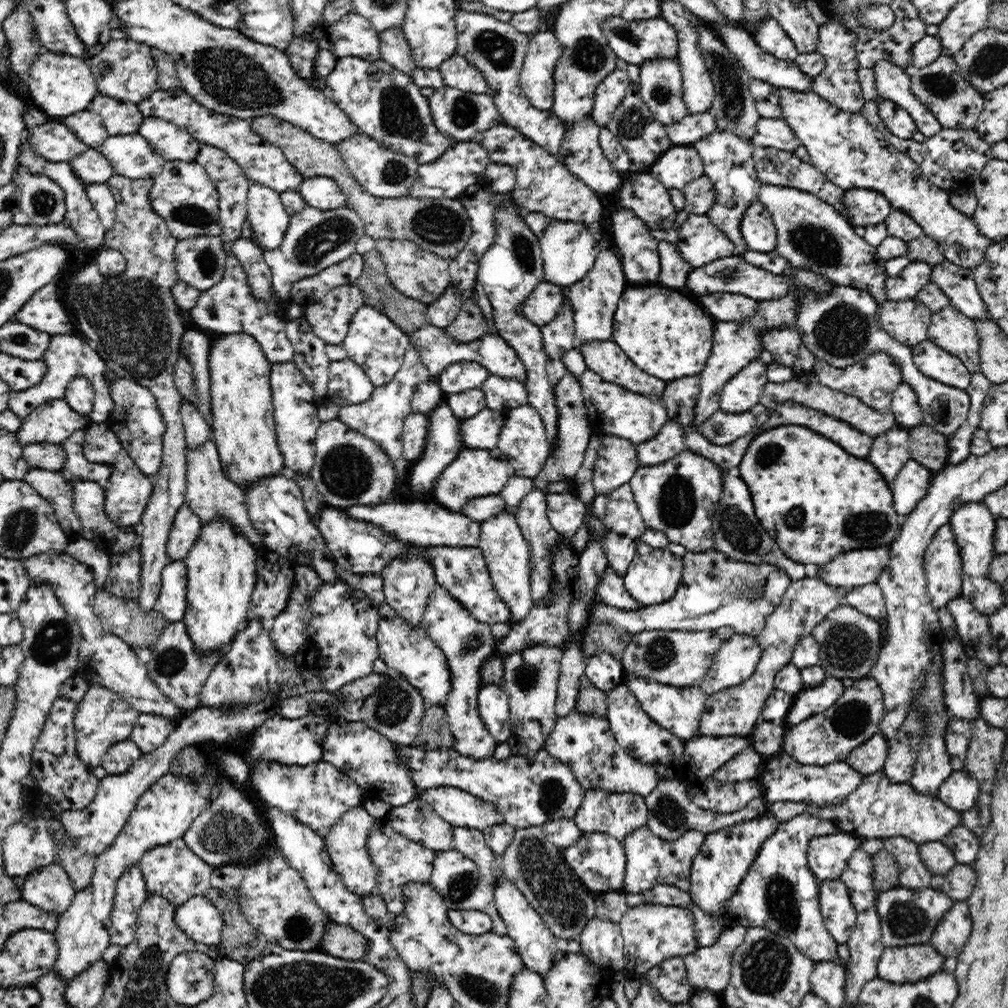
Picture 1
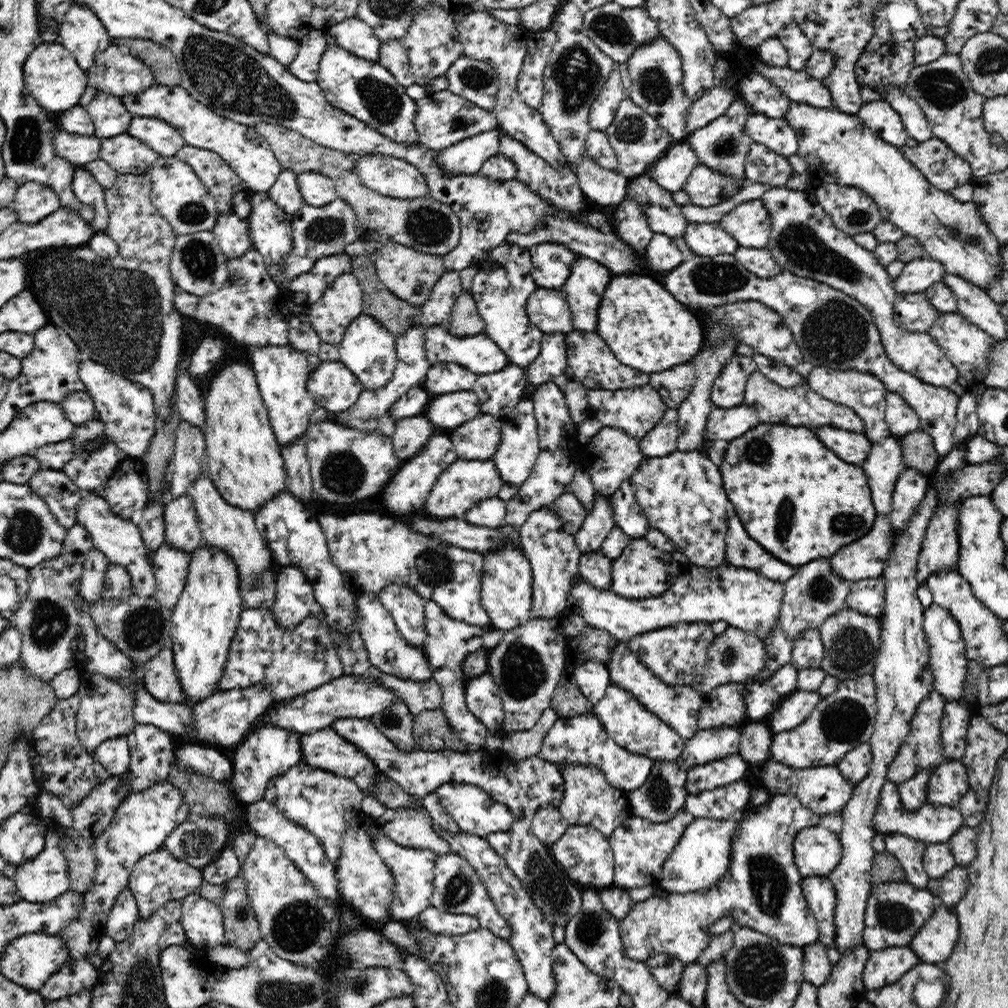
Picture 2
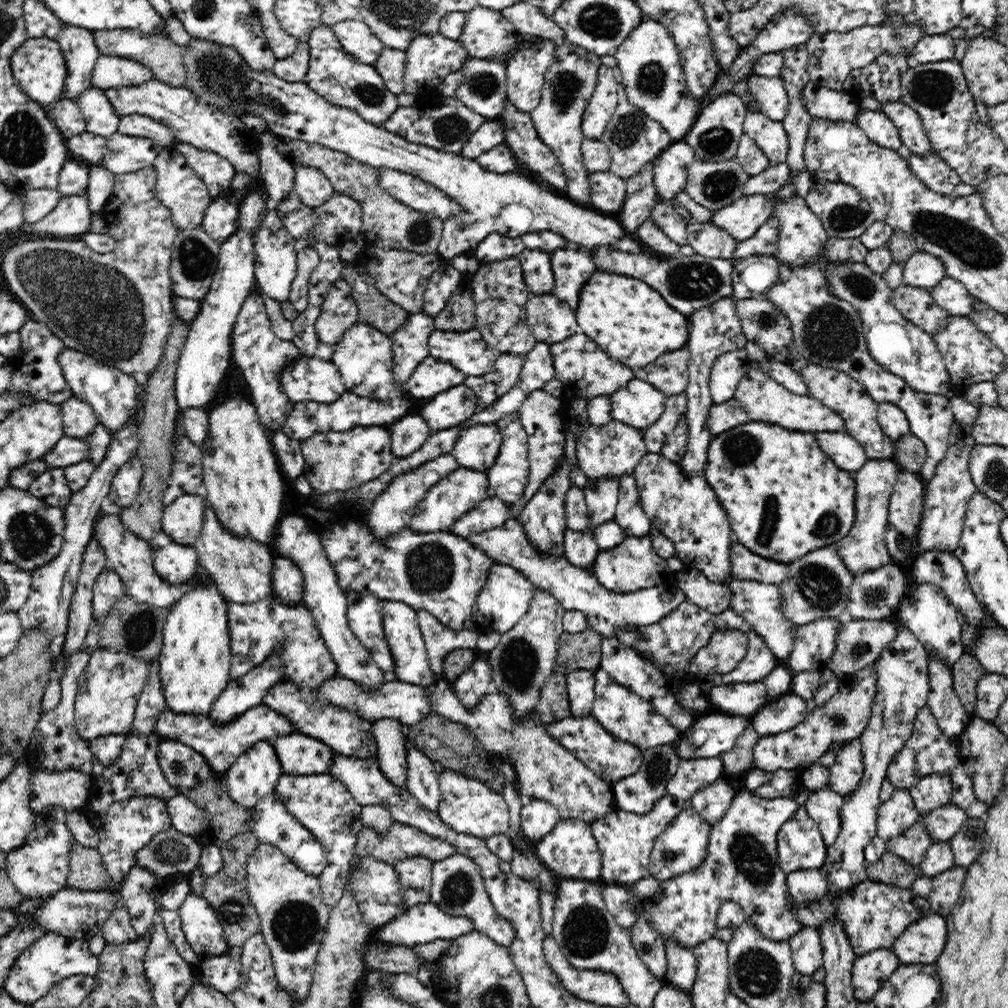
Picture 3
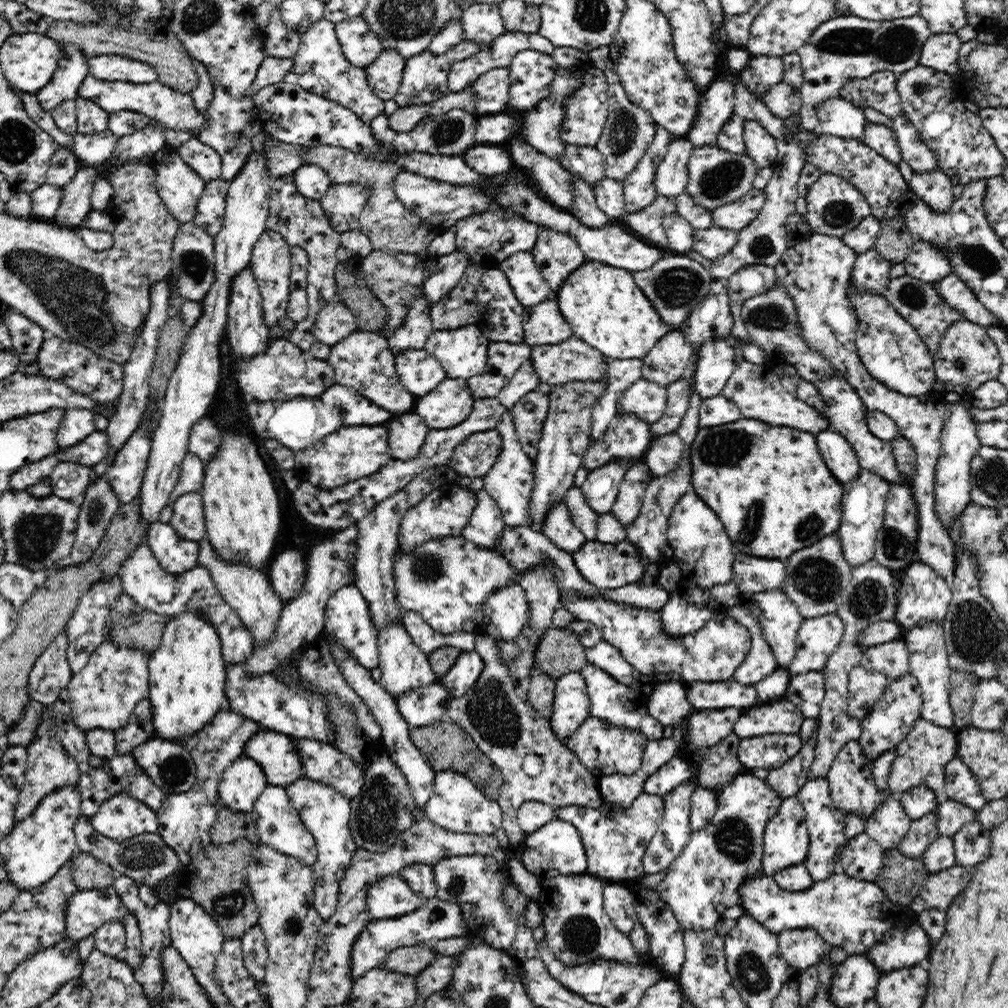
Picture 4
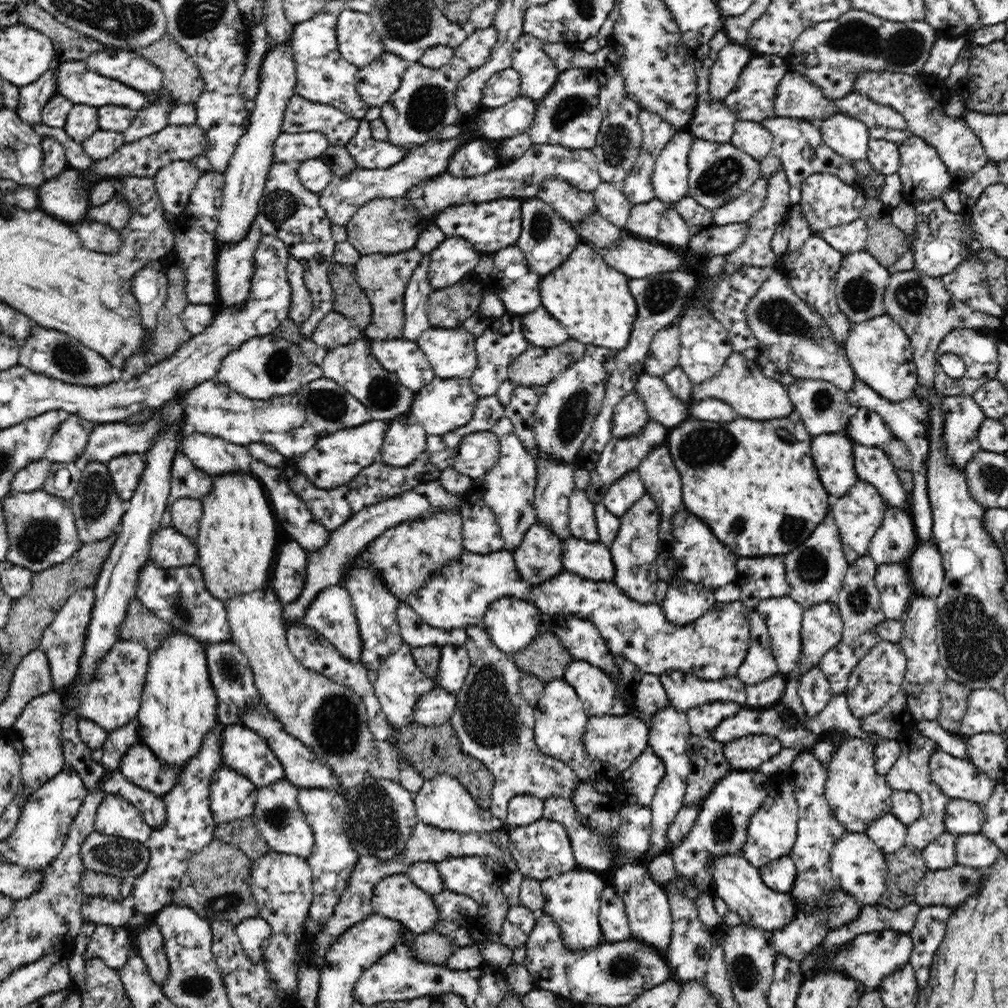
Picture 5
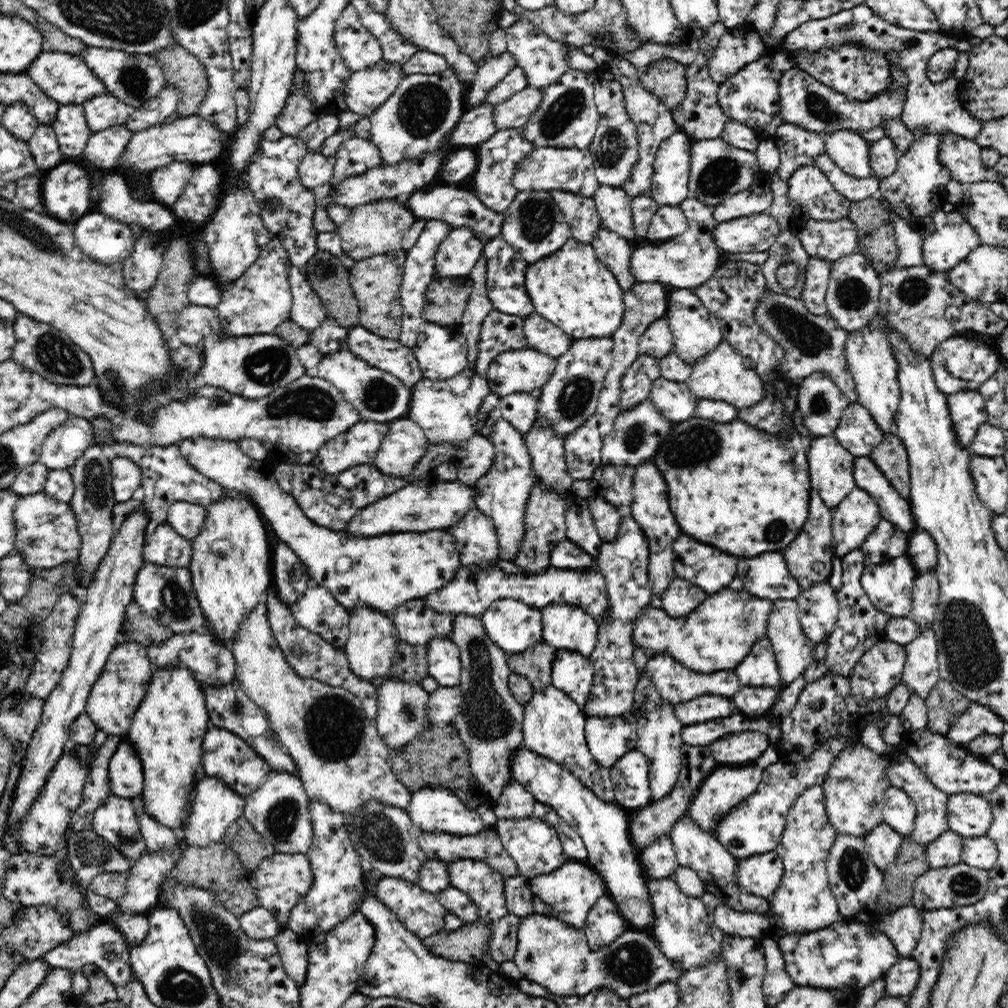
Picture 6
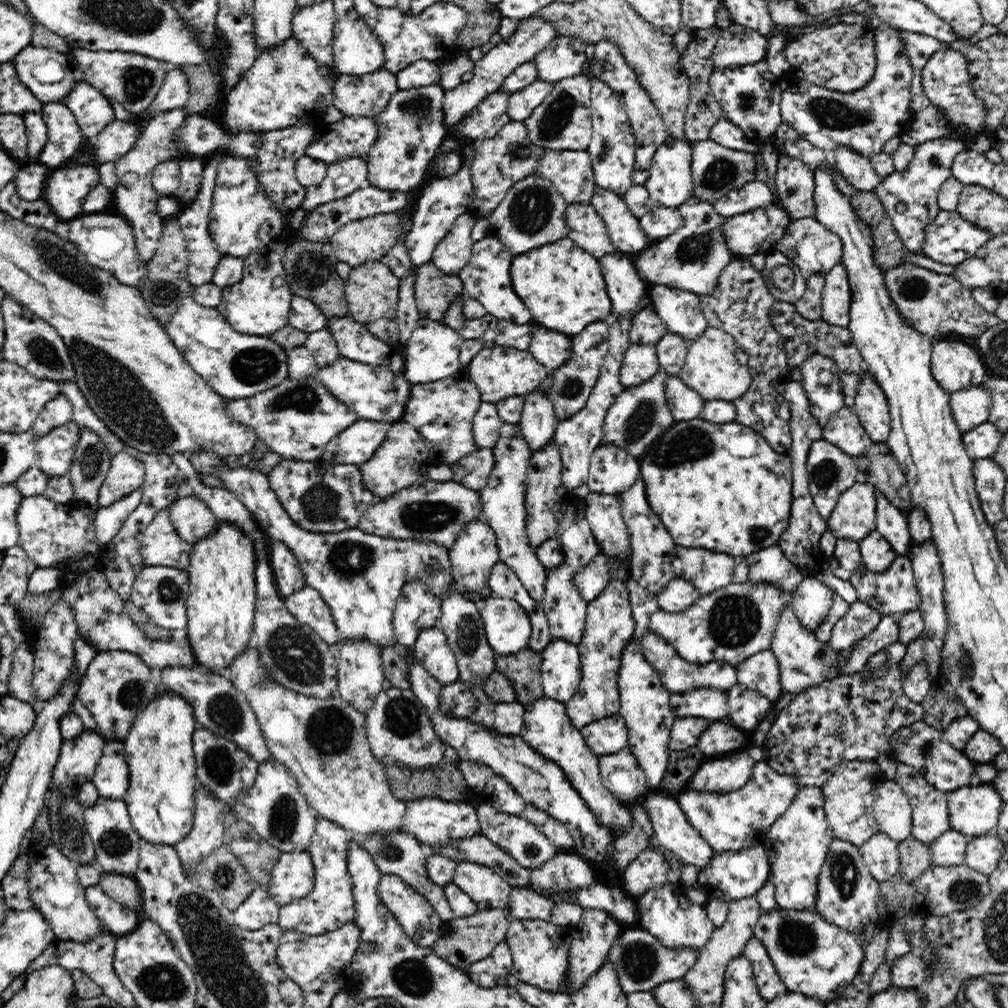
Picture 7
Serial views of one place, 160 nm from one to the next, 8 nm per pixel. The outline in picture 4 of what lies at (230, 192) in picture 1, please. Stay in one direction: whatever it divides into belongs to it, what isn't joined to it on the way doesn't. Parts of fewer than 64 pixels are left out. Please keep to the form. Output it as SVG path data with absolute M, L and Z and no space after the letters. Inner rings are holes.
M194 137L182 143L178 153L205 182L220 178L220 155L212 147Z

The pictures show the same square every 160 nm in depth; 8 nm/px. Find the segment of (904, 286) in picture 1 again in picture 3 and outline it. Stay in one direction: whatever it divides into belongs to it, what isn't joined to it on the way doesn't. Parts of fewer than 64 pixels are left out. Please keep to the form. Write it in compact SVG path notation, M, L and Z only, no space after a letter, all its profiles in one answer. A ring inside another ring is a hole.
M918 250L903 263L903 283L930 290L945 277L943 262L933 254Z

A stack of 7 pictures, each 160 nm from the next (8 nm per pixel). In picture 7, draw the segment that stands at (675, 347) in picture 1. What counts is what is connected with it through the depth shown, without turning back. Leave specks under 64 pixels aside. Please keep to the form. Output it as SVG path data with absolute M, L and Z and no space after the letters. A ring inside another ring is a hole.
M567 236L553 242L532 248L528 252L512 256L510 264L510 283L518 298L522 300L533 318L533 323L573 336L582 332L582 328L594 320L610 319L610 297L606 293L601 266L596 257L589 255L584 249Z

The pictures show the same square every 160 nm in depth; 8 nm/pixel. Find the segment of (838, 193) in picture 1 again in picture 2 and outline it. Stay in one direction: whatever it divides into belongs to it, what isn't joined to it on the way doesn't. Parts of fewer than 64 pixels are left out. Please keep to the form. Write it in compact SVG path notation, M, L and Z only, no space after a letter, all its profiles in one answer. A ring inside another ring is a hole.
M752 141L744 164L744 178L747 183L768 184L770 187L784 187L792 174L792 165L787 157L780 156L763 144Z

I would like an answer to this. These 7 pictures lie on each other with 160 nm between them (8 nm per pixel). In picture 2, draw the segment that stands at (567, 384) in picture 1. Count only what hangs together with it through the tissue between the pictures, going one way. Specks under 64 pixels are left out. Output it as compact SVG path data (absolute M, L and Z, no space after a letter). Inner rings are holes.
M554 381L538 386L528 400L533 405L541 450L531 476L519 486L516 496L512 496L510 500L506 501L505 524L516 528L522 526L528 515L538 508L551 505L561 494L571 492L571 483L576 473L577 462L583 453L582 442L578 439L577 429L568 413L565 395Z

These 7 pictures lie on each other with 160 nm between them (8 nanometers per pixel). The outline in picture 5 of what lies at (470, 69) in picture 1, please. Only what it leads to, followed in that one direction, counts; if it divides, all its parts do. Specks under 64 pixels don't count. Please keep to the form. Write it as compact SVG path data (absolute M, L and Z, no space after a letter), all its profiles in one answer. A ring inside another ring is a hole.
M514 68L493 74L485 84L481 100L483 109L496 108L520 95L521 78Z

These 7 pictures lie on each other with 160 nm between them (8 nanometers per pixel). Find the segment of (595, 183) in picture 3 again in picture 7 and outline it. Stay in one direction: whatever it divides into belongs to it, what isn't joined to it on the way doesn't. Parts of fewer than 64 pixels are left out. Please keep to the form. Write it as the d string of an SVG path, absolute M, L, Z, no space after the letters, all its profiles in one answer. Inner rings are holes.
M597 187L590 203L596 212L603 218L608 234L612 239L616 250L631 256L632 258L640 254L644 249L648 248L652 240L646 236L639 223L639 218L634 216L625 202L617 196L615 192Z

